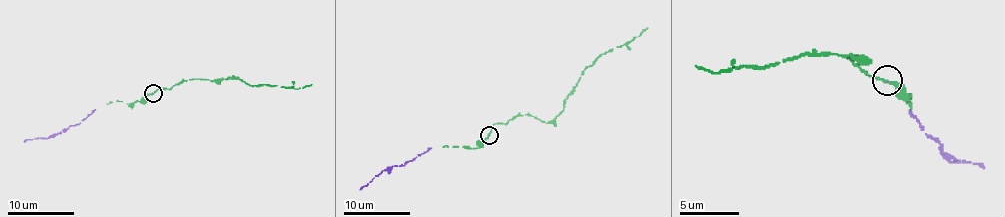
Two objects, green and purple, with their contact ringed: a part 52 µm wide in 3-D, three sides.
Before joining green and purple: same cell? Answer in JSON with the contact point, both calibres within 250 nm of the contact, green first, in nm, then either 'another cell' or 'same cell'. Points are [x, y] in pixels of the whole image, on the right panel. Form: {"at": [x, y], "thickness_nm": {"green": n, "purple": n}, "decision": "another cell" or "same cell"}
{"at": [887, 80], "thickness_nm": {"green": 240, "purple": 50}, "decision": "same cell"}

